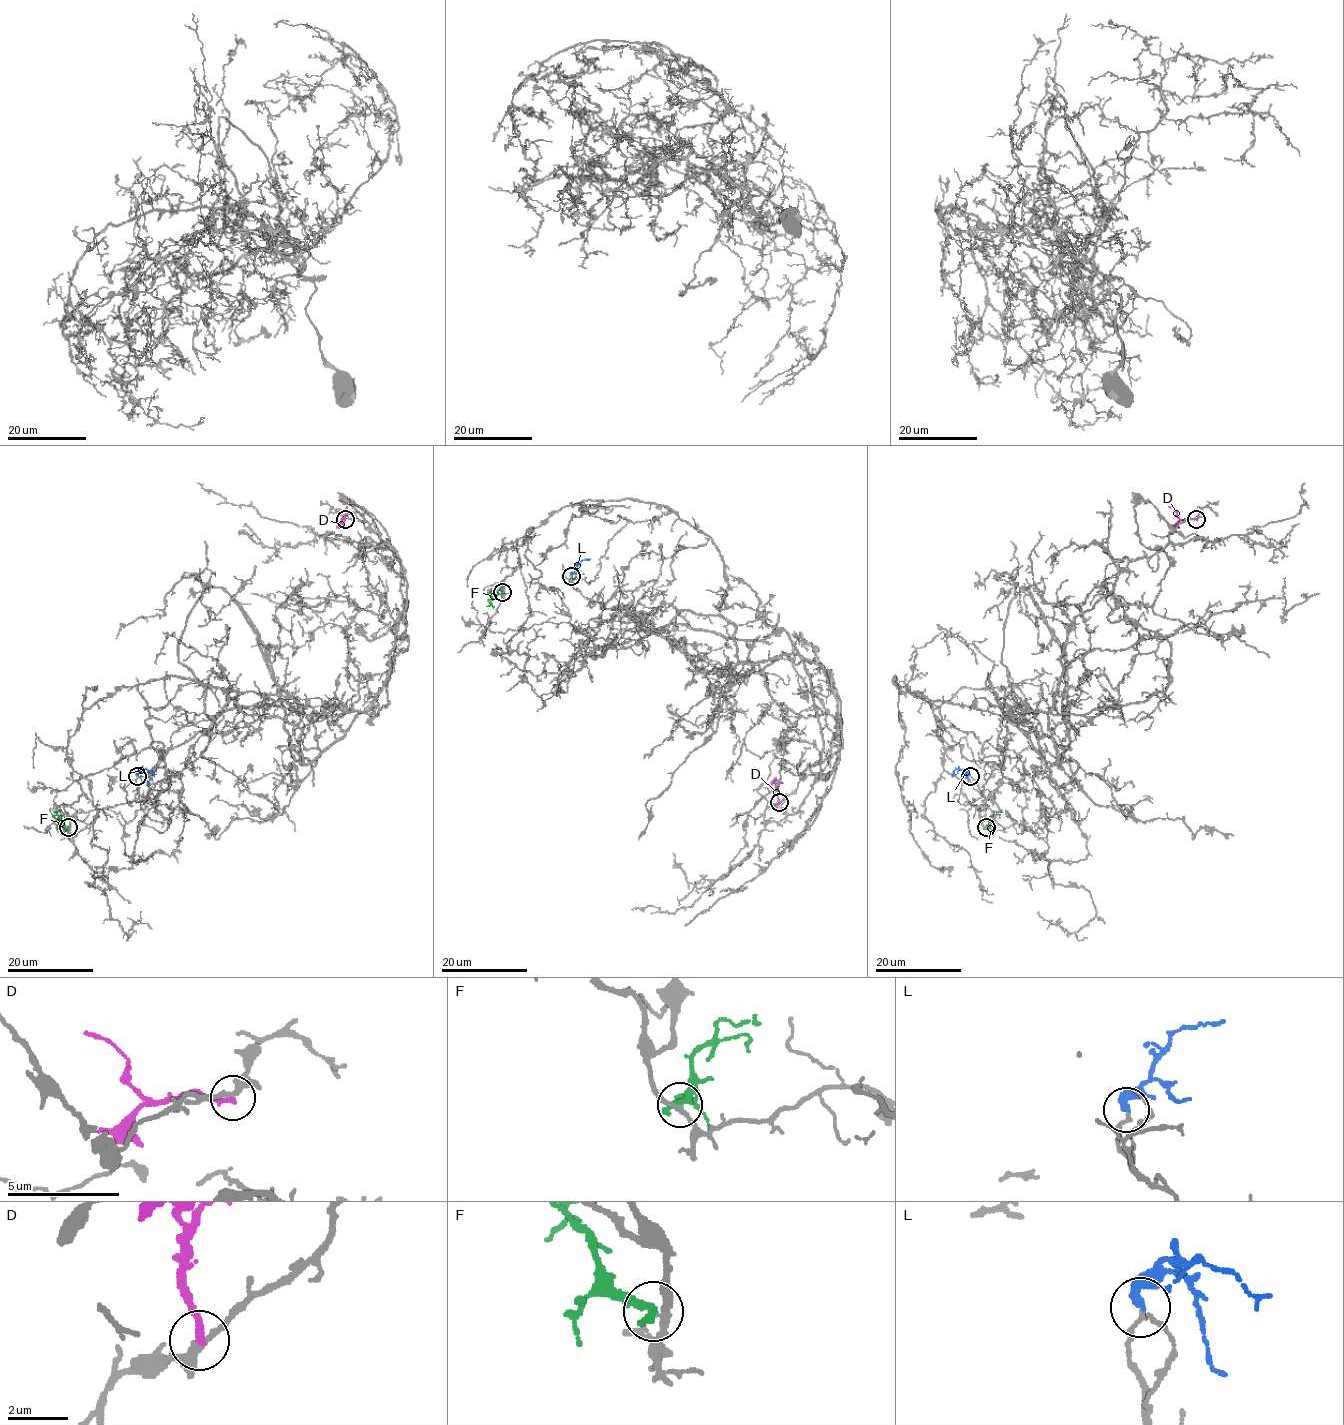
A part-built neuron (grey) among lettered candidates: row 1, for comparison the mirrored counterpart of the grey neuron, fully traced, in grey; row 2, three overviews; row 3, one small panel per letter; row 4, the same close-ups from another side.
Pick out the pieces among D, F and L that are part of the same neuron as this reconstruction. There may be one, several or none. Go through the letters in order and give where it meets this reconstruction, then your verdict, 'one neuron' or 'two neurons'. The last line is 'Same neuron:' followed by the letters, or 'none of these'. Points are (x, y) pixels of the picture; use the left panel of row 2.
D: contact (345, 519); two neurons
F: contact (68, 827); two neurons
L: contact (137, 776); one neuron
Same neuron: L

